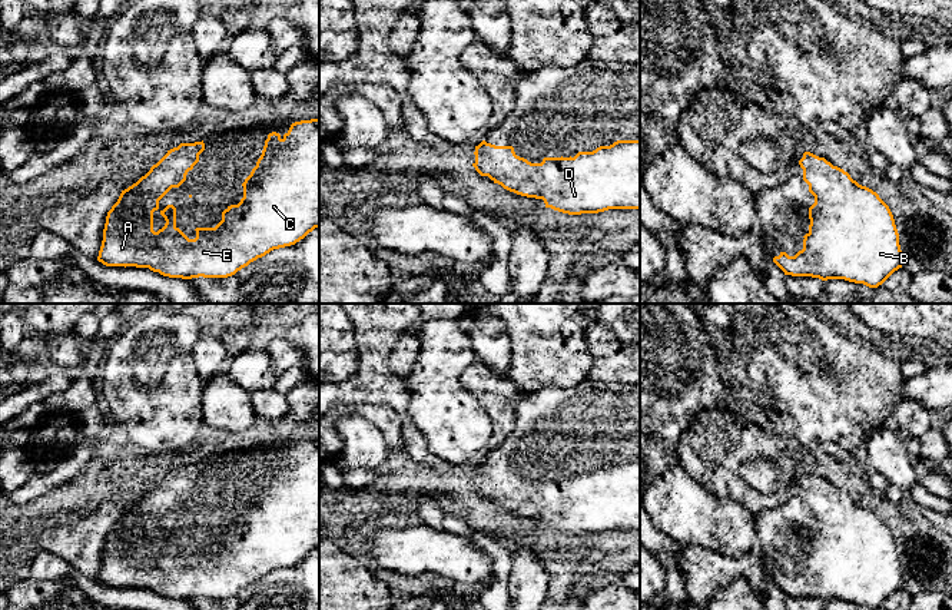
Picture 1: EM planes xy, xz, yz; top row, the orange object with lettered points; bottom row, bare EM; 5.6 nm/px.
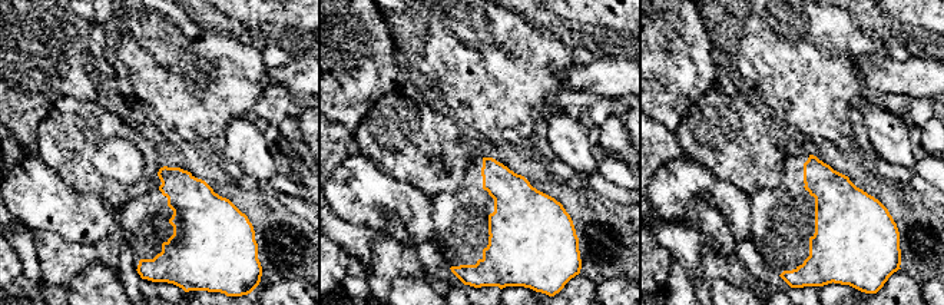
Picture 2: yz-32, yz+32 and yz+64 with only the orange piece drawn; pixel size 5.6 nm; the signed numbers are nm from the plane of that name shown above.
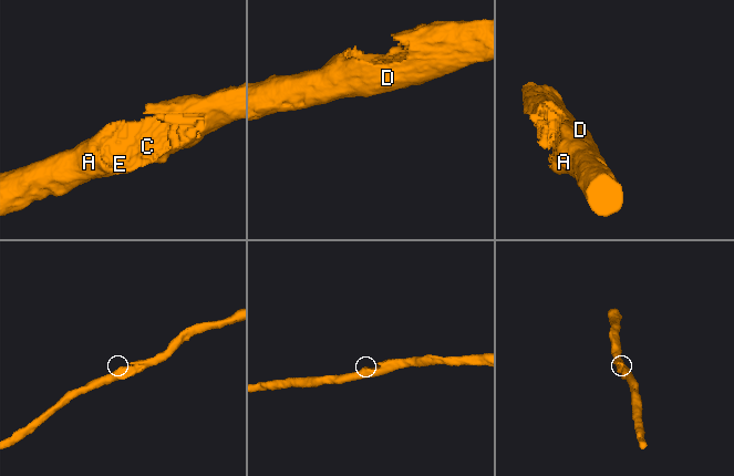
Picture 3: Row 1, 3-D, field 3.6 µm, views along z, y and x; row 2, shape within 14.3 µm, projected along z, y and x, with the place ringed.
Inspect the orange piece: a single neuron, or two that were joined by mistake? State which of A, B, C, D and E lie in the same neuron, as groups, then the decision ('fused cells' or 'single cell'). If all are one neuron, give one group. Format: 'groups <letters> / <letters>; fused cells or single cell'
groups A B C D E; single cell

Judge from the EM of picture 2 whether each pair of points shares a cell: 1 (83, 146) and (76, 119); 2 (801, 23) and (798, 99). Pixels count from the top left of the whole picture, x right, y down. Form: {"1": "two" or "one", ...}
{"1": "one", "2": "one"}

